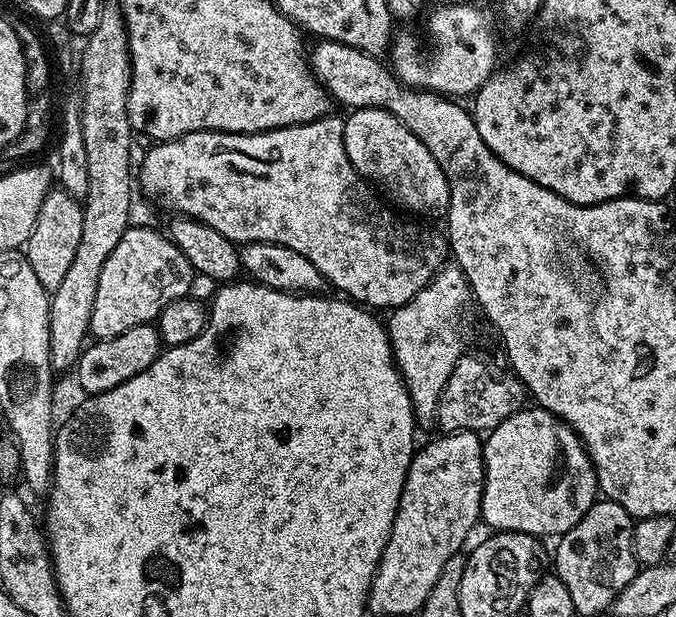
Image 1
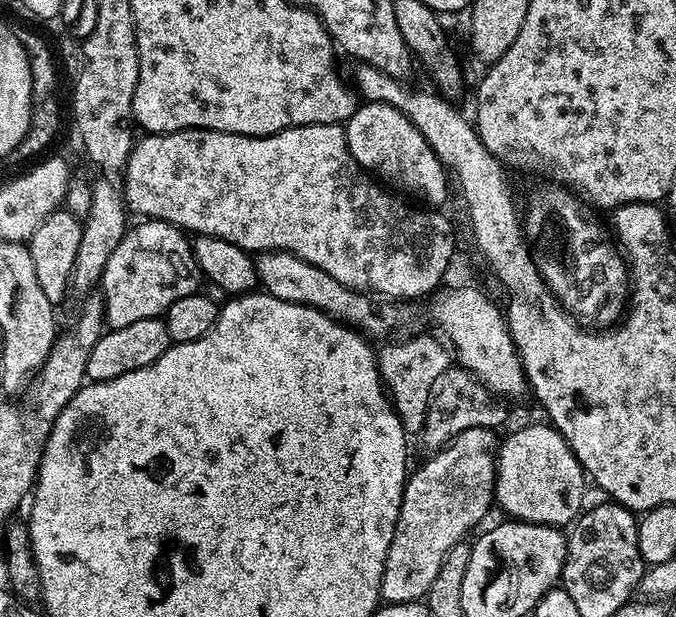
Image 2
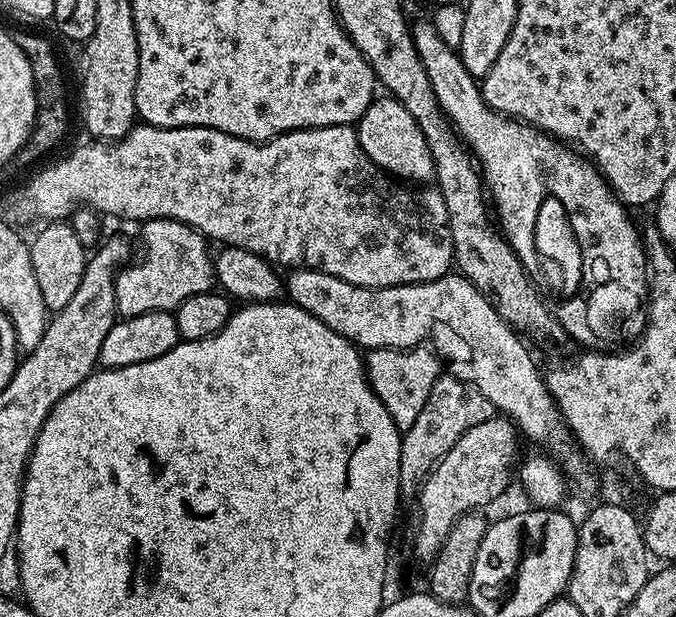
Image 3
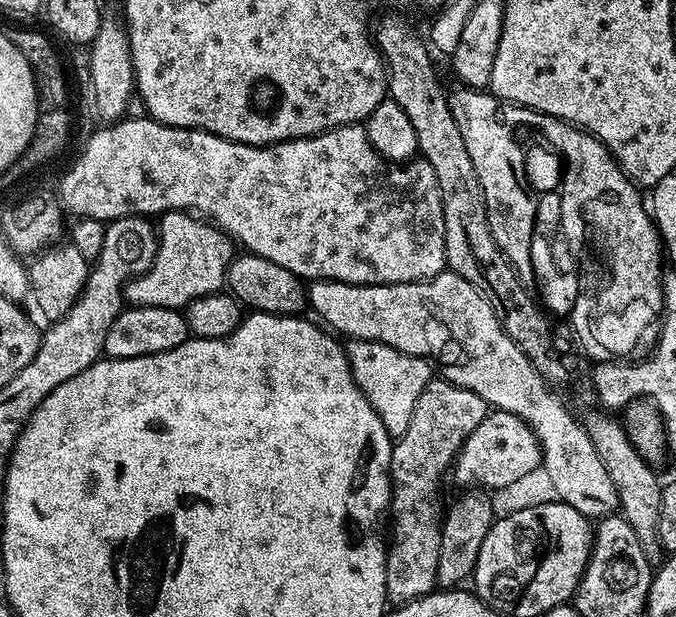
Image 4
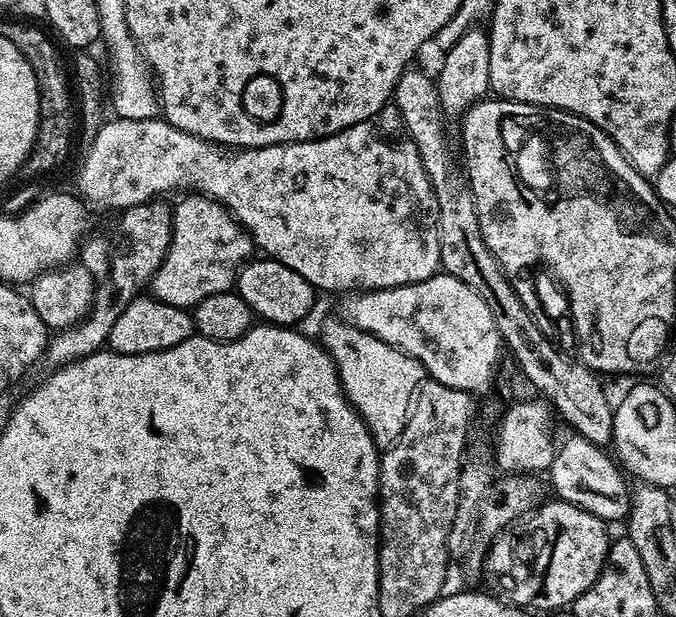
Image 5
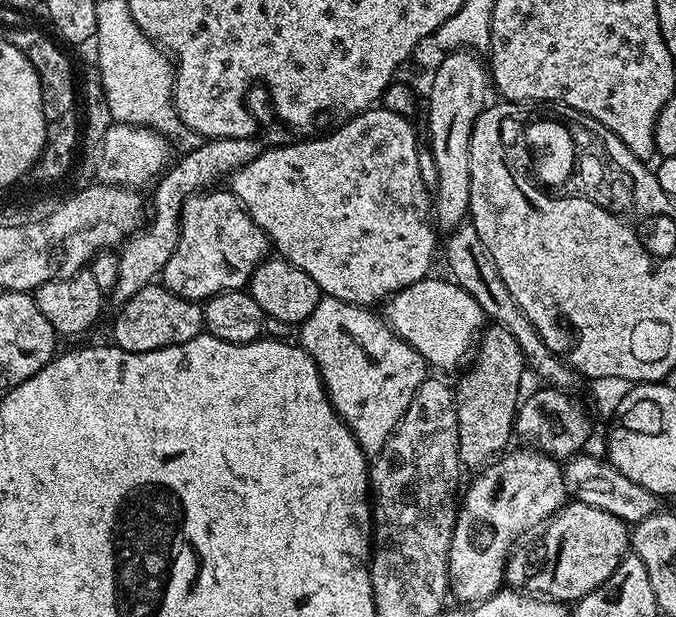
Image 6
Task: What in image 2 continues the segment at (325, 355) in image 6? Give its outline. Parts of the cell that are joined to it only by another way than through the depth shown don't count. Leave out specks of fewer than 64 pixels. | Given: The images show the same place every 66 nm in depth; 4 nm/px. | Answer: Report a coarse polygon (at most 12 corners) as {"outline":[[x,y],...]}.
{"outline":[[432,336],[376,352],[404,431],[424,429],[434,382],[450,367]]}

